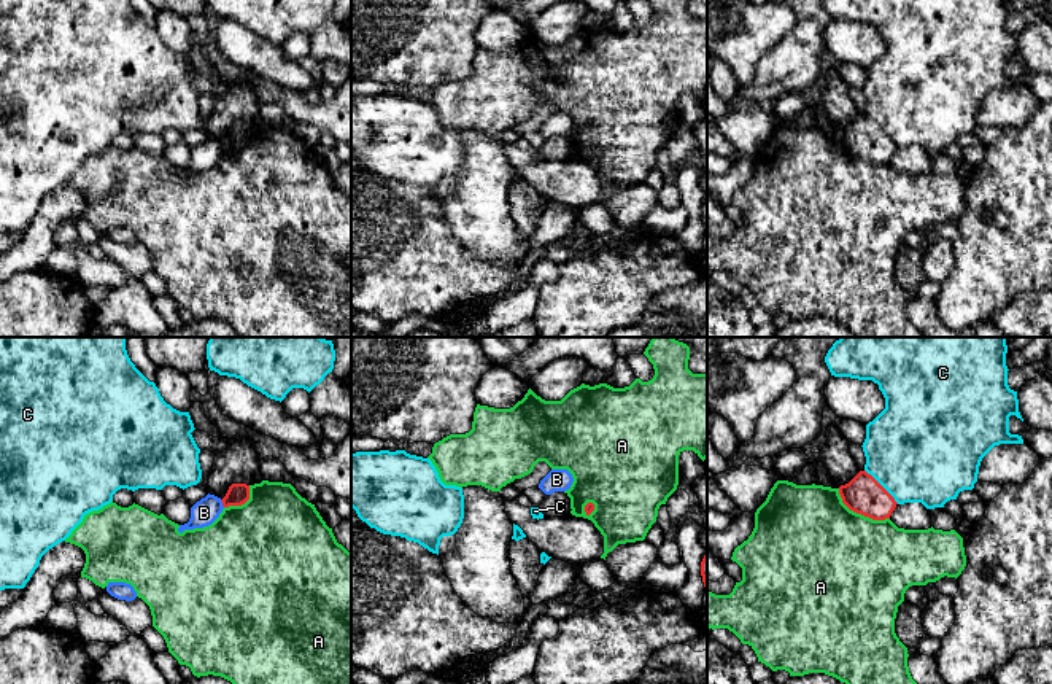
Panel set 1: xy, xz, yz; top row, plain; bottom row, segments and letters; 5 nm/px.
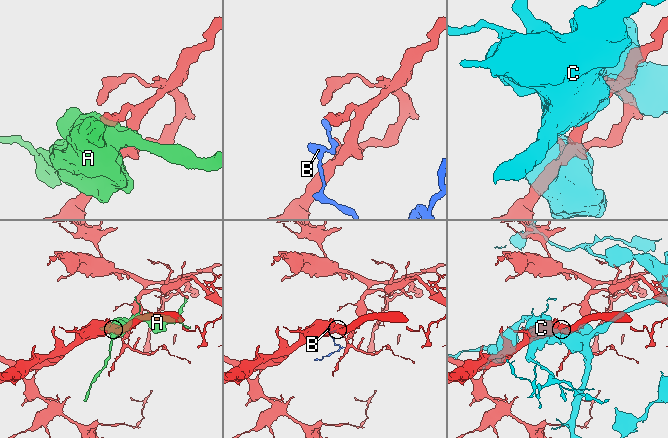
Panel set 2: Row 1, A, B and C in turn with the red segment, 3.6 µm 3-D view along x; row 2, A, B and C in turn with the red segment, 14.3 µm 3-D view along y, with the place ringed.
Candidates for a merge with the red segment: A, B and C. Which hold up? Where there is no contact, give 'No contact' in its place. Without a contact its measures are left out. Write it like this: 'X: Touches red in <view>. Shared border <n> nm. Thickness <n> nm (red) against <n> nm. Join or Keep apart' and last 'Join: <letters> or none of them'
A: Touches red in yz. Shared border 300 nm. Thickness 190 nm (red) against 480 nm. Keep apart
B: Touches red in xy. Shared border 50 nm. Thickness 110 nm (red) against 140 nm. Keep apart
C: Touches red in yz. Shared border 240 nm. Thickness 190 nm (red) against 500 nm. Keep apart
Join: none of them

